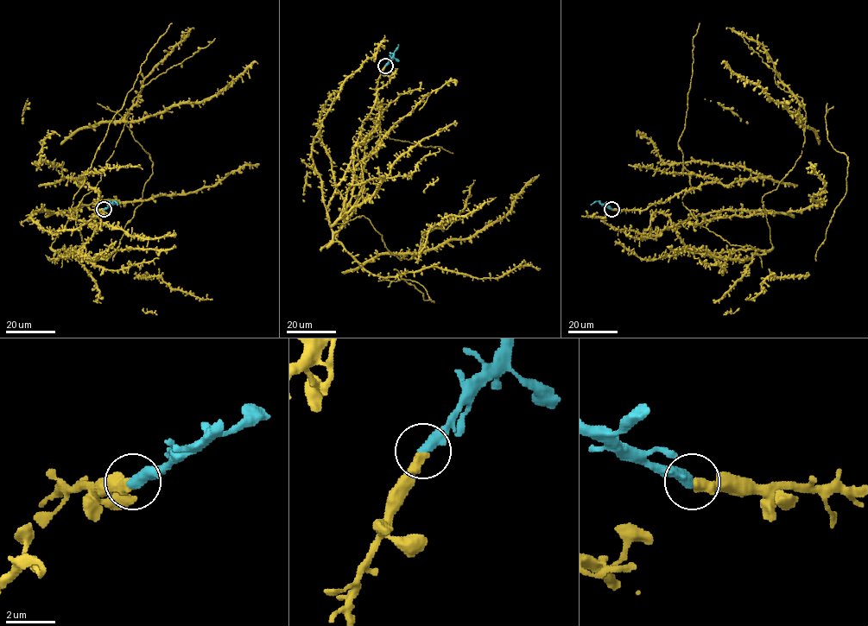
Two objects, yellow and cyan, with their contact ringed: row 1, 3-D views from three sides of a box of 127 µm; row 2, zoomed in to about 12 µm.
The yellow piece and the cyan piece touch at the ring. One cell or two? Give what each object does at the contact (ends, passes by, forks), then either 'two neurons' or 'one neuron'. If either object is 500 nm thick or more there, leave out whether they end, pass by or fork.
yellow ends there; cyan ends there; one neuron

